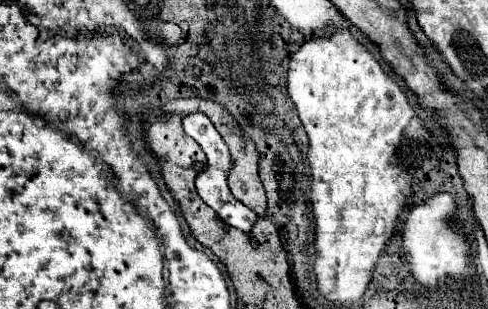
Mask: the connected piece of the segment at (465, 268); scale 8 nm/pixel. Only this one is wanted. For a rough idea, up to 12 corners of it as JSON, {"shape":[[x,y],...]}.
{"shape":[[437,193],[403,223],[403,253],[425,289],[469,277],[467,237]]}

